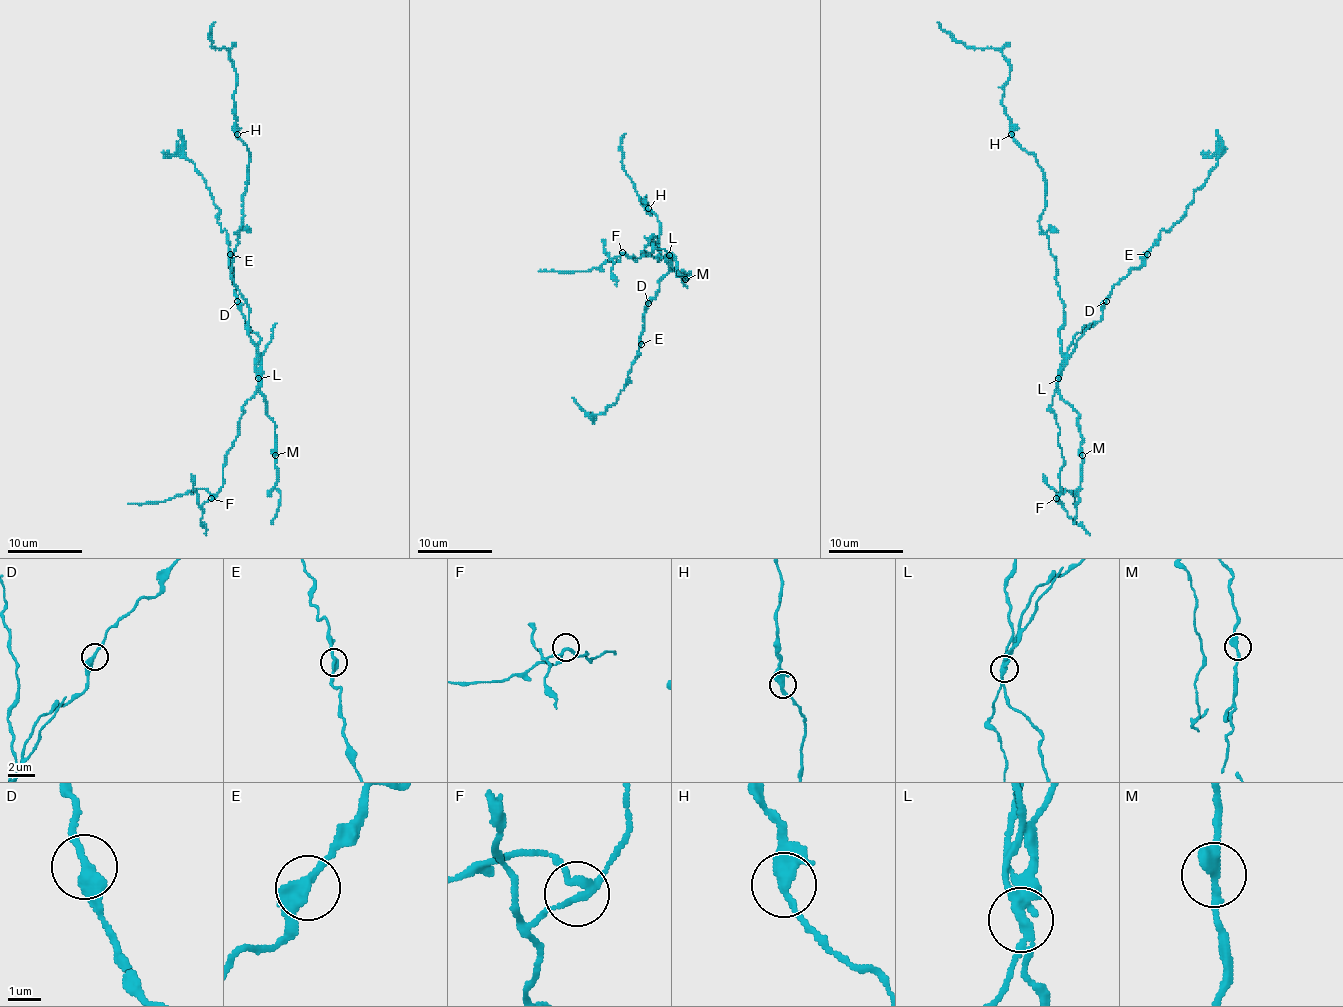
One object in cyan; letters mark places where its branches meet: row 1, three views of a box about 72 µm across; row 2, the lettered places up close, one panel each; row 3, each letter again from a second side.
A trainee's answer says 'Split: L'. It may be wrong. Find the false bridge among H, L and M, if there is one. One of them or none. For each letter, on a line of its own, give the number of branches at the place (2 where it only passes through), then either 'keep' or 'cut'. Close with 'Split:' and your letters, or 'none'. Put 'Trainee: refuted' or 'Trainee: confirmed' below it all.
H: branches 3; keep
L: branches 3; cut
M: branches 2; keep
Split: L
Trainee: confirmed

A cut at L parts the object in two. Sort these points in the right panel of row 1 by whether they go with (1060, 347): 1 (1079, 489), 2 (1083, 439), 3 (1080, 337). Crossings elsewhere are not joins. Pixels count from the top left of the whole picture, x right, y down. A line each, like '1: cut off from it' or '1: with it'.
1: with it
2: with it
3: cut off from it

